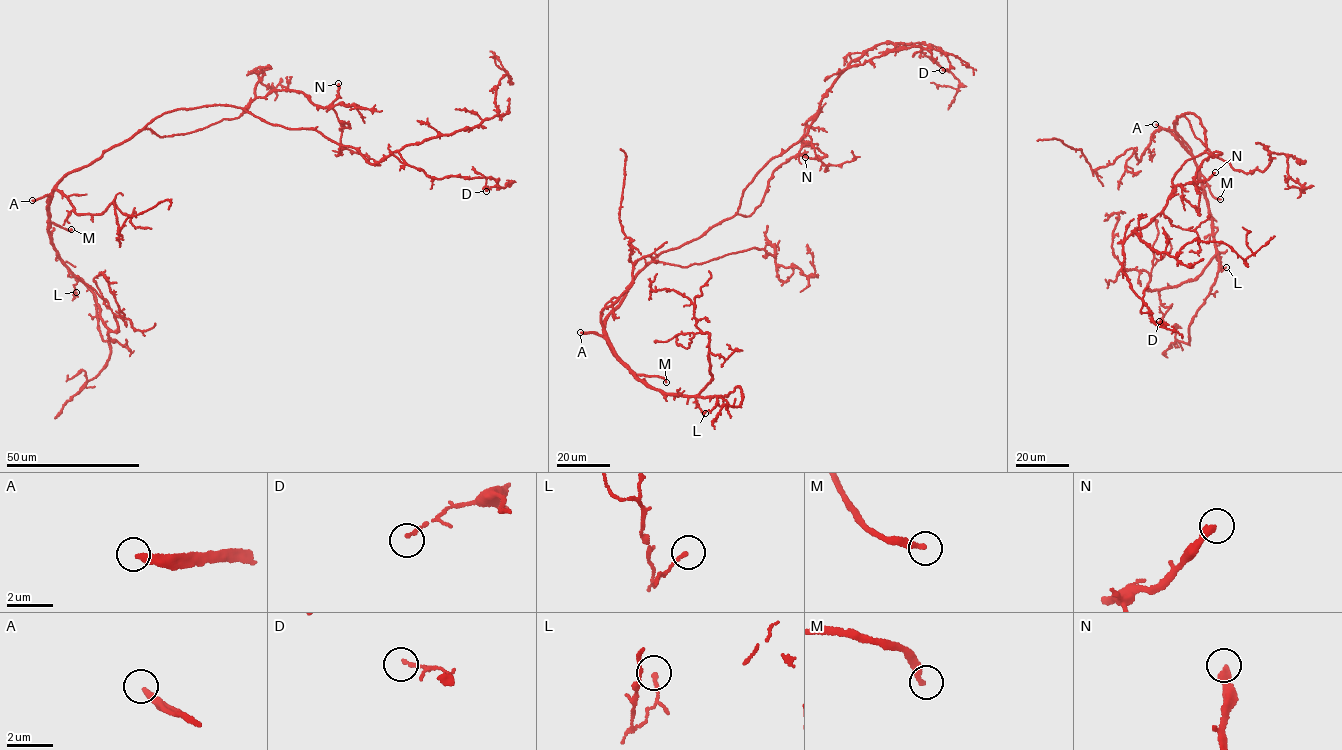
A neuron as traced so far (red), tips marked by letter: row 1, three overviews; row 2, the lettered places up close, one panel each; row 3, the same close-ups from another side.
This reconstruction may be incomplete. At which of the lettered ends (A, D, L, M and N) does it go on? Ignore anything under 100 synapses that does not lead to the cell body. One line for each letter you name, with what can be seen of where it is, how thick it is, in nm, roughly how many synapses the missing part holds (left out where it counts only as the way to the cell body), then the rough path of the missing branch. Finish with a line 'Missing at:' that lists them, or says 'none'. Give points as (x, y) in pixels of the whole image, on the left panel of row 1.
A: at (32, 200); 320 nm thick; about 600 synapses
M: at (71, 229); 240 nm thick; missing branch runs (71, 229), (97, 218), (176, 221), (198, 255), (191, 329), (201, 355), (236, 393), (287, 422)
Missing at: A, M

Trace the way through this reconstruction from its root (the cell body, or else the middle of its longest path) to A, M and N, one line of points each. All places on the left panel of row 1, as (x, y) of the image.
A: (171, 111), (155, 117), (129, 139), (68, 174), (51, 195), (32, 200)
M: (171, 111), (155, 117), (129, 139), (63, 178), (54, 188), (48, 206), (49, 221), (71, 229)
N: (171, 111), (226, 104), (246, 109), (254, 99), (281, 90), (299, 91), (324, 107), (336, 99), (338, 83)

